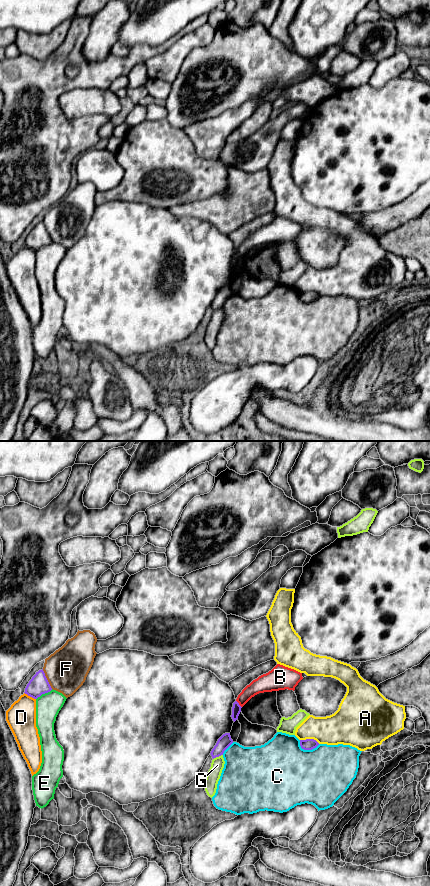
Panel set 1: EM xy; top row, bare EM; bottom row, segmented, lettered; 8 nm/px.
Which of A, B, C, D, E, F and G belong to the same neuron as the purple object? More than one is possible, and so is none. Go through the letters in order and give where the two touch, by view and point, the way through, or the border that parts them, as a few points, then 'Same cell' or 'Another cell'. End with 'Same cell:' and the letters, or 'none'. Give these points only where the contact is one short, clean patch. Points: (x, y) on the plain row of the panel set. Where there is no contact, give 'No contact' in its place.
A: Touches purple at xy (310, 291). Another cell
B: Touches purple at xy (238, 256). Boundary: xy (236, 252), (241, 259). Another cell
C: Touches purple at xy (307, 301). Another cell
D: Touches purple at xy (30, 248). Another cell
E: Touches purple at xy (44, 245). Another cell
F: Touches purple at xy (46, 231). Another cell
G: Touches purple at xy (217, 308). Another cell
Same cell: none

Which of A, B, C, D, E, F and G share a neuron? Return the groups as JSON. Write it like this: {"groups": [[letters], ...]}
{"groups": [["A"], ["B"], ["C"], ["D"], ["E"], ["F"], ["G"]]}

